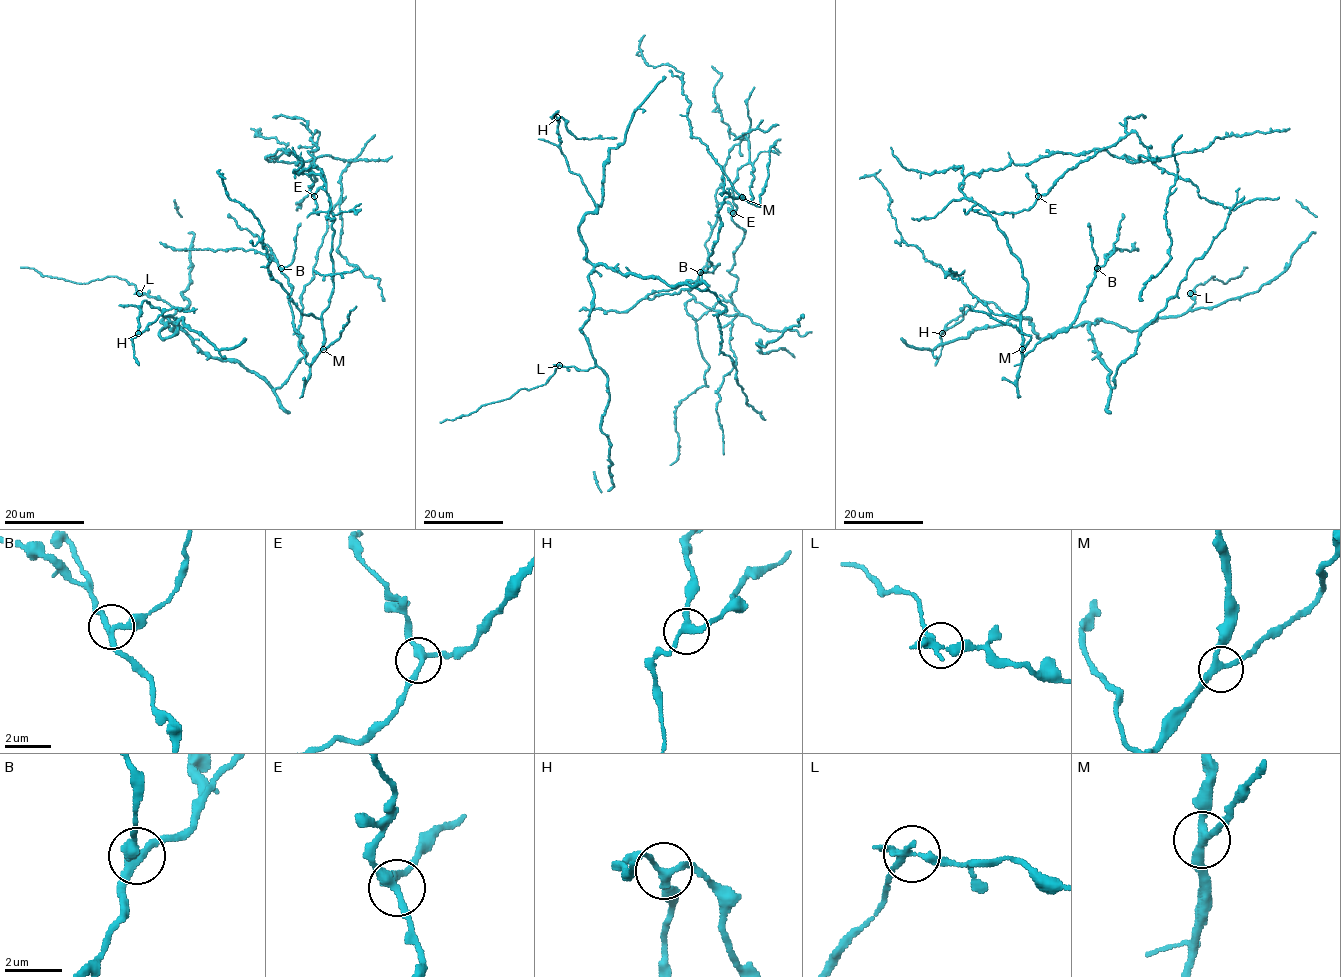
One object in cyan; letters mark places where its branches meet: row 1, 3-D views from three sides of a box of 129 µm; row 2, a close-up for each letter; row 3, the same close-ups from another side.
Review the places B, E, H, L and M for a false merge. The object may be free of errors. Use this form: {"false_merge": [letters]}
{"false_merge": ["L"]}

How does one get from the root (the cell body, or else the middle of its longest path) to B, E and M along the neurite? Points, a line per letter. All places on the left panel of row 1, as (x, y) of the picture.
B: (311, 169), (319, 132), (310, 154), (325, 184), (313, 213), (333, 216), (334, 291), (311, 363), (281, 268)
E: (311, 169), (312, 148), (319, 132), (311, 138), (319, 148), (310, 154), (323, 172), (325, 184), (314, 196)
M: (311, 169), (319, 132), (310, 154), (325, 184), (312, 195), (313, 213), (330, 212), (334, 231), (323, 349)

